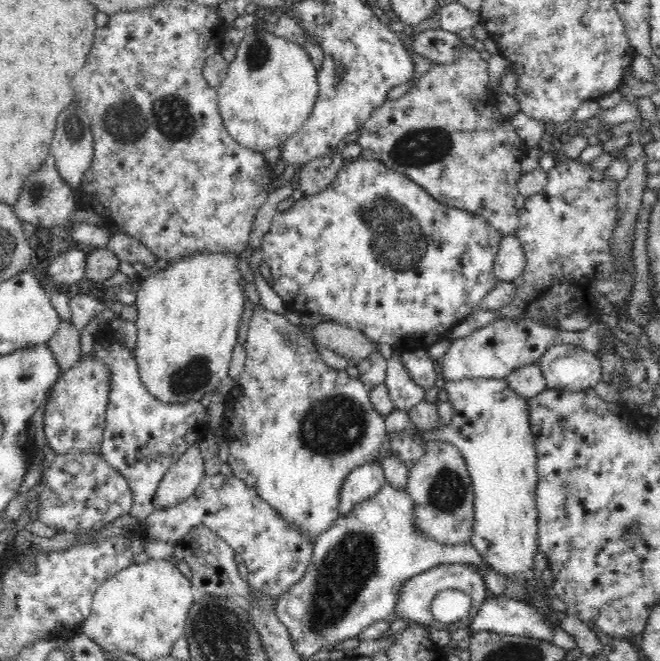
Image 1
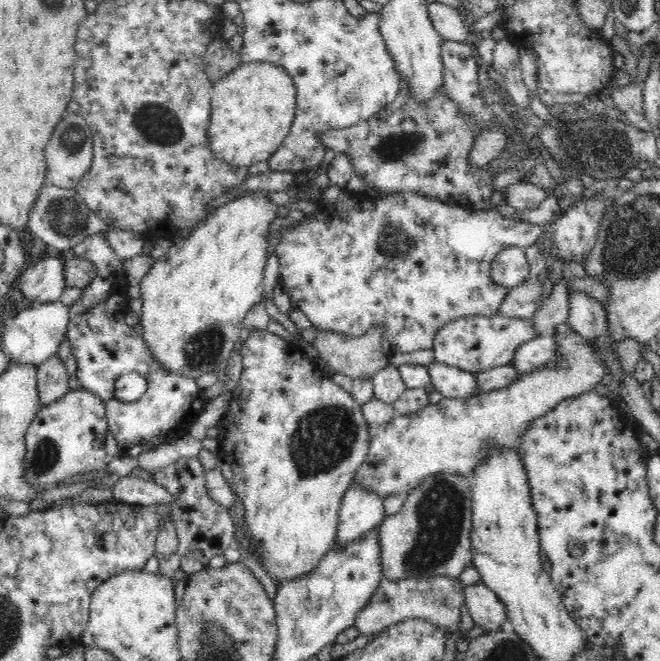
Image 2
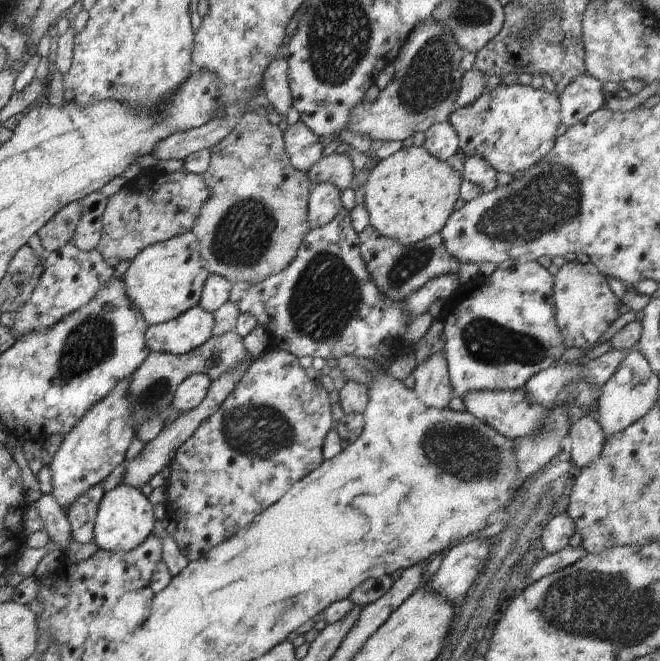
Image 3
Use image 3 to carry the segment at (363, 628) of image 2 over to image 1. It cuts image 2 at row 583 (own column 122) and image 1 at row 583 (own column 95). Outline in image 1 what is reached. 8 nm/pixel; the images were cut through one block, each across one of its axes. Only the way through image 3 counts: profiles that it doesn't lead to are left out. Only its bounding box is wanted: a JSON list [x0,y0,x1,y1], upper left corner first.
[396,565,487,632]

